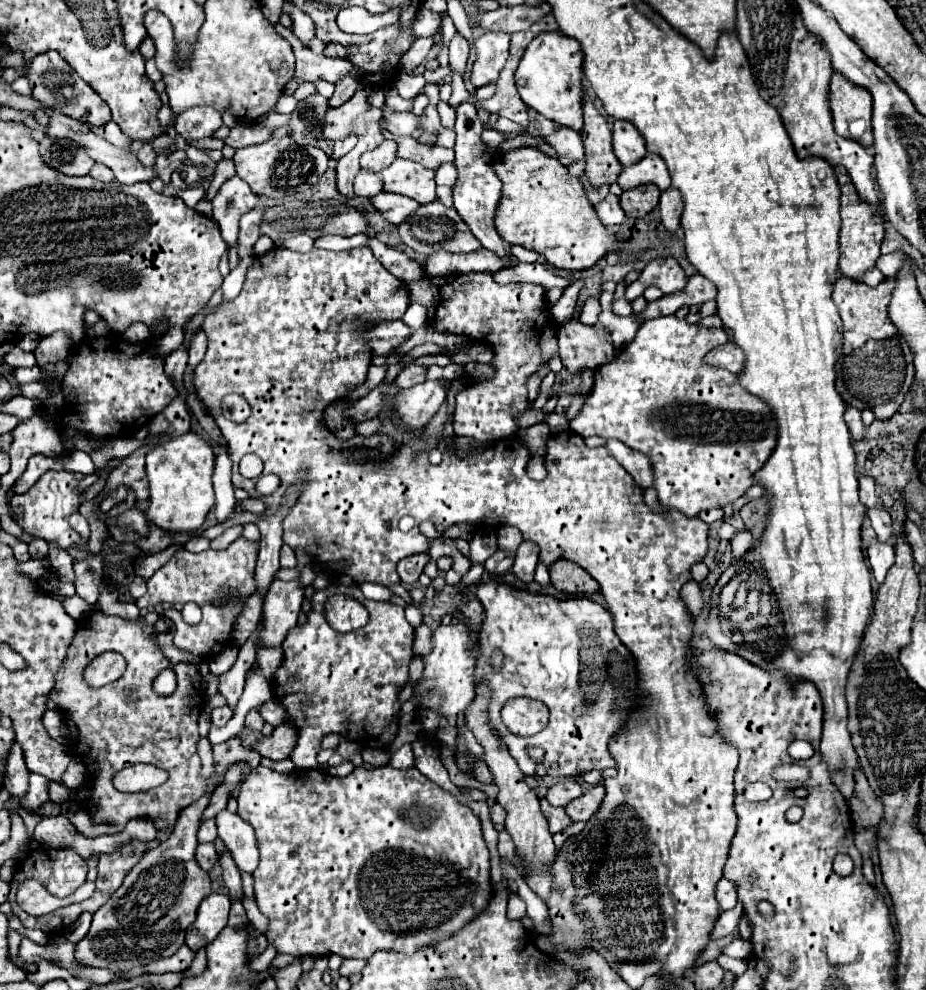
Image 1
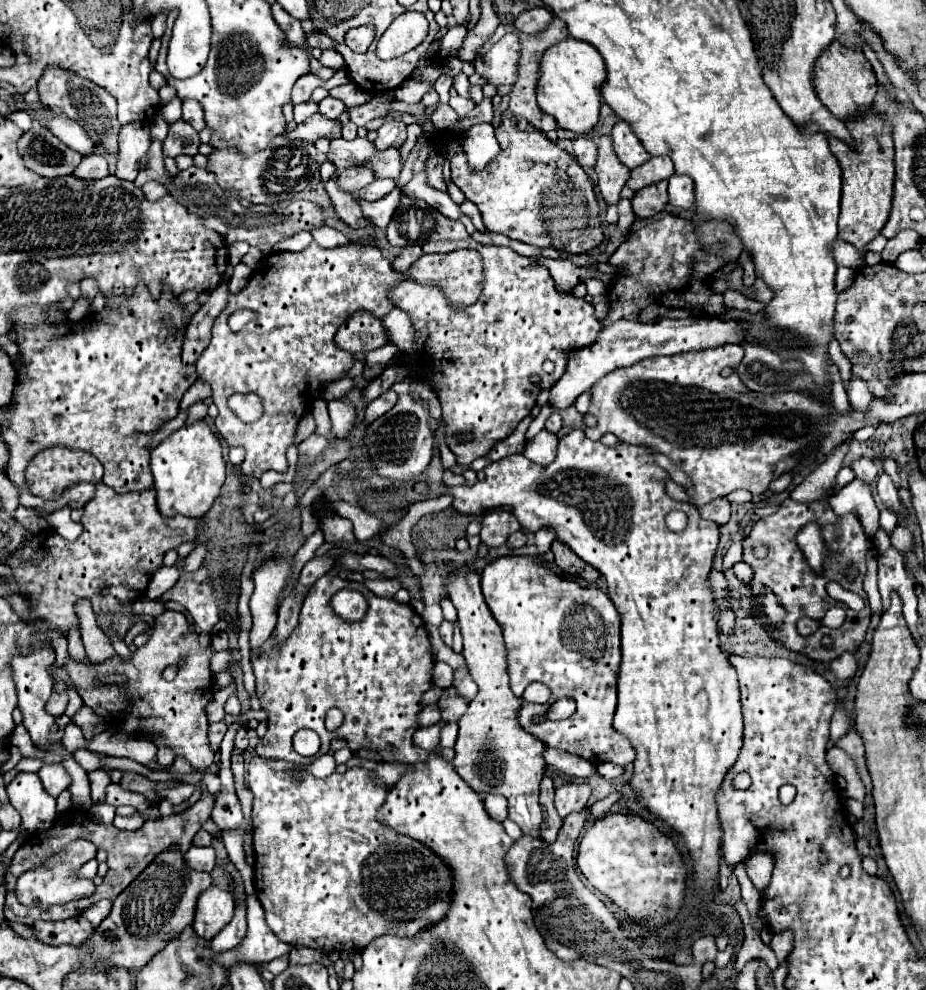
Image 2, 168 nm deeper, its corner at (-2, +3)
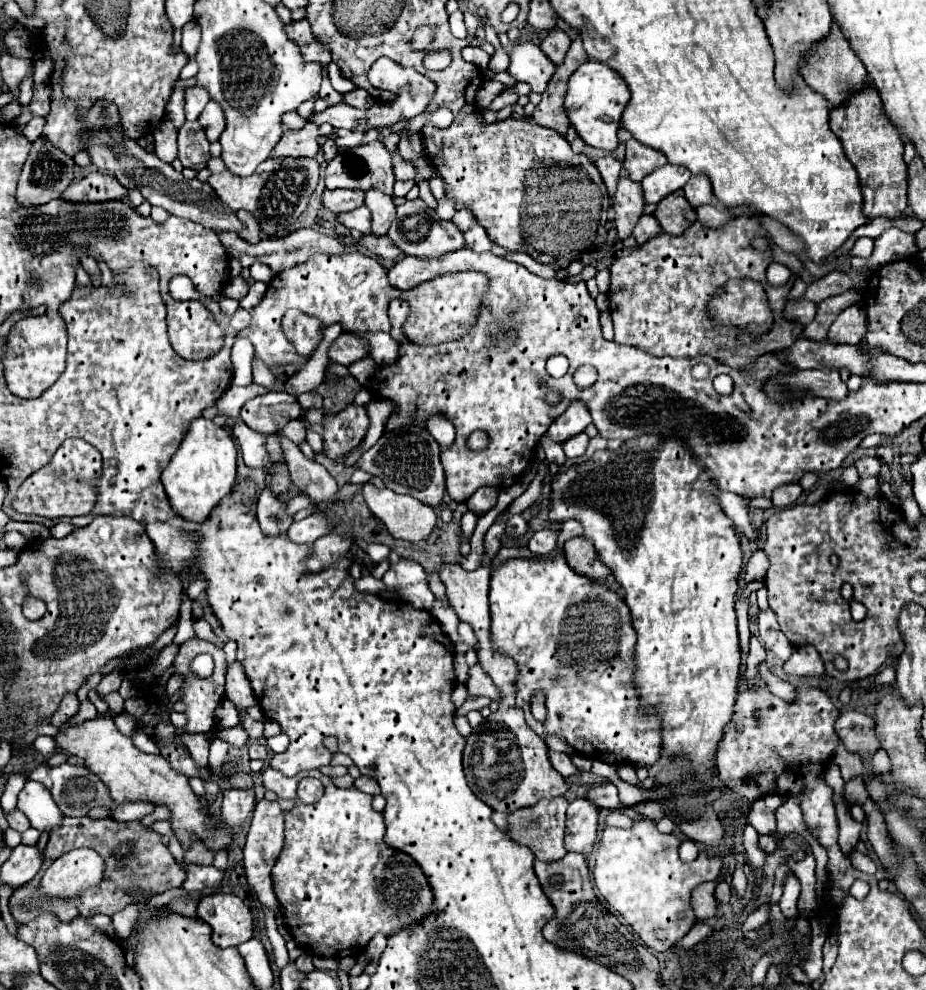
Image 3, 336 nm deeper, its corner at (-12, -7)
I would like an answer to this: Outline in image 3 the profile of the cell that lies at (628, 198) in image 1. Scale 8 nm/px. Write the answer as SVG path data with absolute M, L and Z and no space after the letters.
M678 189L678 191L666 195L656 205L654 217L658 219L662 231L666 231L670 235L680 235L686 227L690 227L690 223L696 221L696 211L694 211L694 207L690 207L684 193Z

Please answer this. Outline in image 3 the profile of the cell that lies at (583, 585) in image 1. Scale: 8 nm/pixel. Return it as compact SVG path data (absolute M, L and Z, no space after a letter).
M574 537L566 543L564 557L574 571L578 571L580 575L584 575L592 581L600 581L610 575L610 569L598 559L592 543L582 537Z

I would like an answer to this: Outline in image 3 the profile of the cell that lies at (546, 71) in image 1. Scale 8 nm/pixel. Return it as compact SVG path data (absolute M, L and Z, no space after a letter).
M588 59L568 79L564 109L570 125L576 129L576 133L586 145L614 151L618 147L616 131L620 127L620 115L626 107L626 101L630 101L630 91L620 79L620 75L606 63Z

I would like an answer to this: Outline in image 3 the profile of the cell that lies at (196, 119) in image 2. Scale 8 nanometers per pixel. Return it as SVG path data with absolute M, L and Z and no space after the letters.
M210 101L210 103L204 107L204 111L200 113L198 123L202 125L208 141L218 141L220 133L224 131L224 125L226 125L222 107L218 107L218 103L212 103L212 101Z

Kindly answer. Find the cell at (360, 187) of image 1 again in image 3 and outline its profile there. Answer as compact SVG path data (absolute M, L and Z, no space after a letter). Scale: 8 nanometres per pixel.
M368 191L366 193L366 207L372 211L372 219L374 219L372 233L386 235L394 215L396 215L394 199L382 191Z

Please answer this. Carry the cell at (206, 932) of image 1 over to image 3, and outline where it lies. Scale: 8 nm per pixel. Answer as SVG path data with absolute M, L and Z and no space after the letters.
M214 893L198 903L198 917L212 927L212 943L218 947L238 947L252 937L252 915L236 895Z

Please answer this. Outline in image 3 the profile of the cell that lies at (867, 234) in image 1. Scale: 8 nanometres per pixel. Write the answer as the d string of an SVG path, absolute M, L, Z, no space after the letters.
M866 87L862 95L854 95L846 107L838 107L838 111L830 111L830 129L842 141L844 153L850 163L856 167L860 177L860 189L864 197L862 211L868 221L876 217L900 219L906 211L906 163L902 159L904 141L898 127L886 117L882 99L874 87Z

